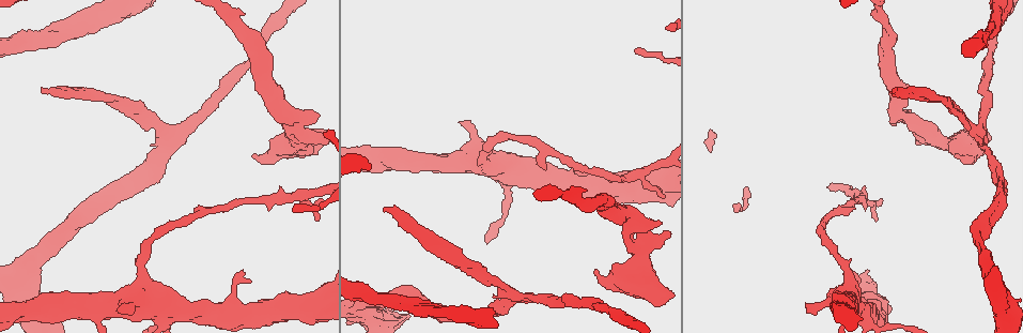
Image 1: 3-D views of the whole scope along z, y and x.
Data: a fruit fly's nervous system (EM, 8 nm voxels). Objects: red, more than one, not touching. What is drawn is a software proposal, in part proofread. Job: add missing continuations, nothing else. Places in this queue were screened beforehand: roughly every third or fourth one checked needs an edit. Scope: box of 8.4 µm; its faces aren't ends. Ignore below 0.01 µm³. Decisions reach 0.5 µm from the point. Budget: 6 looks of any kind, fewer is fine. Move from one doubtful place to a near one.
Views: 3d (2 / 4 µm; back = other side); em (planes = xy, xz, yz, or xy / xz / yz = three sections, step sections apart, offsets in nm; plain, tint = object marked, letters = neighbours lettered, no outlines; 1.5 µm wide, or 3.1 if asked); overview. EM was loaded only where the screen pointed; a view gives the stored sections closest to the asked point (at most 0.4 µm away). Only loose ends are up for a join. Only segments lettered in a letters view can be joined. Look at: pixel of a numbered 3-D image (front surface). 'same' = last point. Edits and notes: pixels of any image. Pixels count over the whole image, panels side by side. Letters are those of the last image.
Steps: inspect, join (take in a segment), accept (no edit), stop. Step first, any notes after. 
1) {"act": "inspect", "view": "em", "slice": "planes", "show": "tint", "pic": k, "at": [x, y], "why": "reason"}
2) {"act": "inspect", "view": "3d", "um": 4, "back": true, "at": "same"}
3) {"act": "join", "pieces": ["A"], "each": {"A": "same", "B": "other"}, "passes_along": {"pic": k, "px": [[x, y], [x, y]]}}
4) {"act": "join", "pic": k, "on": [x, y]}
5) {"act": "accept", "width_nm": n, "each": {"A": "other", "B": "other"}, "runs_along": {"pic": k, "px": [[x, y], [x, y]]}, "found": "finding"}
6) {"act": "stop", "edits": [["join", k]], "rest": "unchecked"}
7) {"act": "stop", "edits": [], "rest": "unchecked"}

{"act": "inspect", "view": "em", "slice": "planes", "show": "letters", "pic": 1, "at": [119, 311], "why": "an open end"}

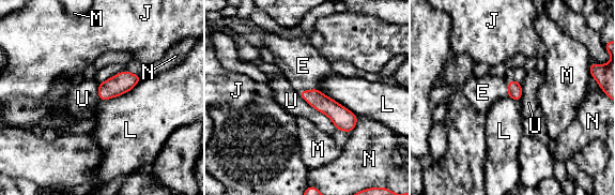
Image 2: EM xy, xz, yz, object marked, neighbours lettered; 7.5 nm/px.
{"act": "join", "pic": 2, "on": [303, 65], "each": {"E": "same", "J": "other", "L": "other", "M": "other", "N": "other", "U": "other"}, "passes_along": {"pic": 2, "px": [[314, 98], [307, 90], [303, 65]]}, "found": "the neuron continues"}

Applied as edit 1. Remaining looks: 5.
{"act": "inspect", "view": "overview", "why": "redraw"}

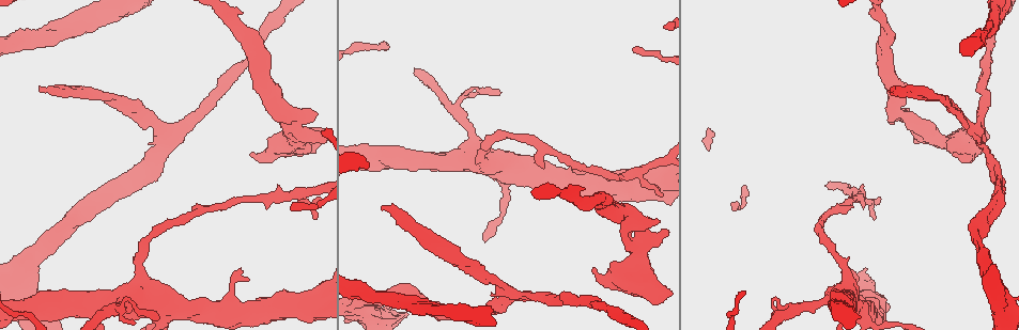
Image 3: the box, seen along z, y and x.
{"act": "inspect", "view": "em", "slice": "planes", "show": "letters", "pic": 3, "at": [874, 217], "why": "tapers out"}

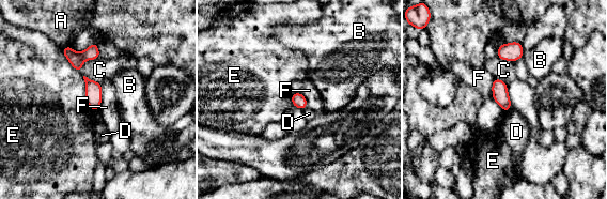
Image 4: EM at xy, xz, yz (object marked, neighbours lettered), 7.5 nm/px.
{"act": "accept", "each": {"A": "other", "B": "other", "C": "other", "D": "other", "E": "other", "F": "other"}, "found": "no lettered segment goes on from it"}

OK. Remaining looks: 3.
{"act": "inspect", "view": "em", "slice": "planes", "show": "letters", "pic": 3, "at": [955, 153], "why": "an open end"}

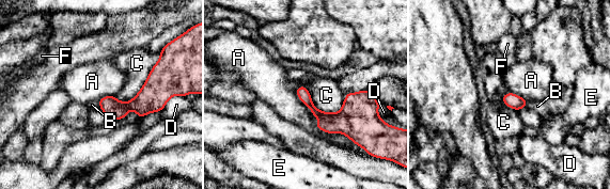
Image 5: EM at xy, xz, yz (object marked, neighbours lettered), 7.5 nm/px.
{"act": "accept", "each": {"A": "other", "B": "other", "C": "other", "D": "other", "E": "other", "F": "other"}, "border": {"pic": 5, "px": [[295, 91], [319, 129], [359, 145]]}, "found": "no lettered segment goes on from it"}

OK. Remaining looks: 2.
{"act": "stop", "edits": [["join", 2]], "rest": "unchecked"}

